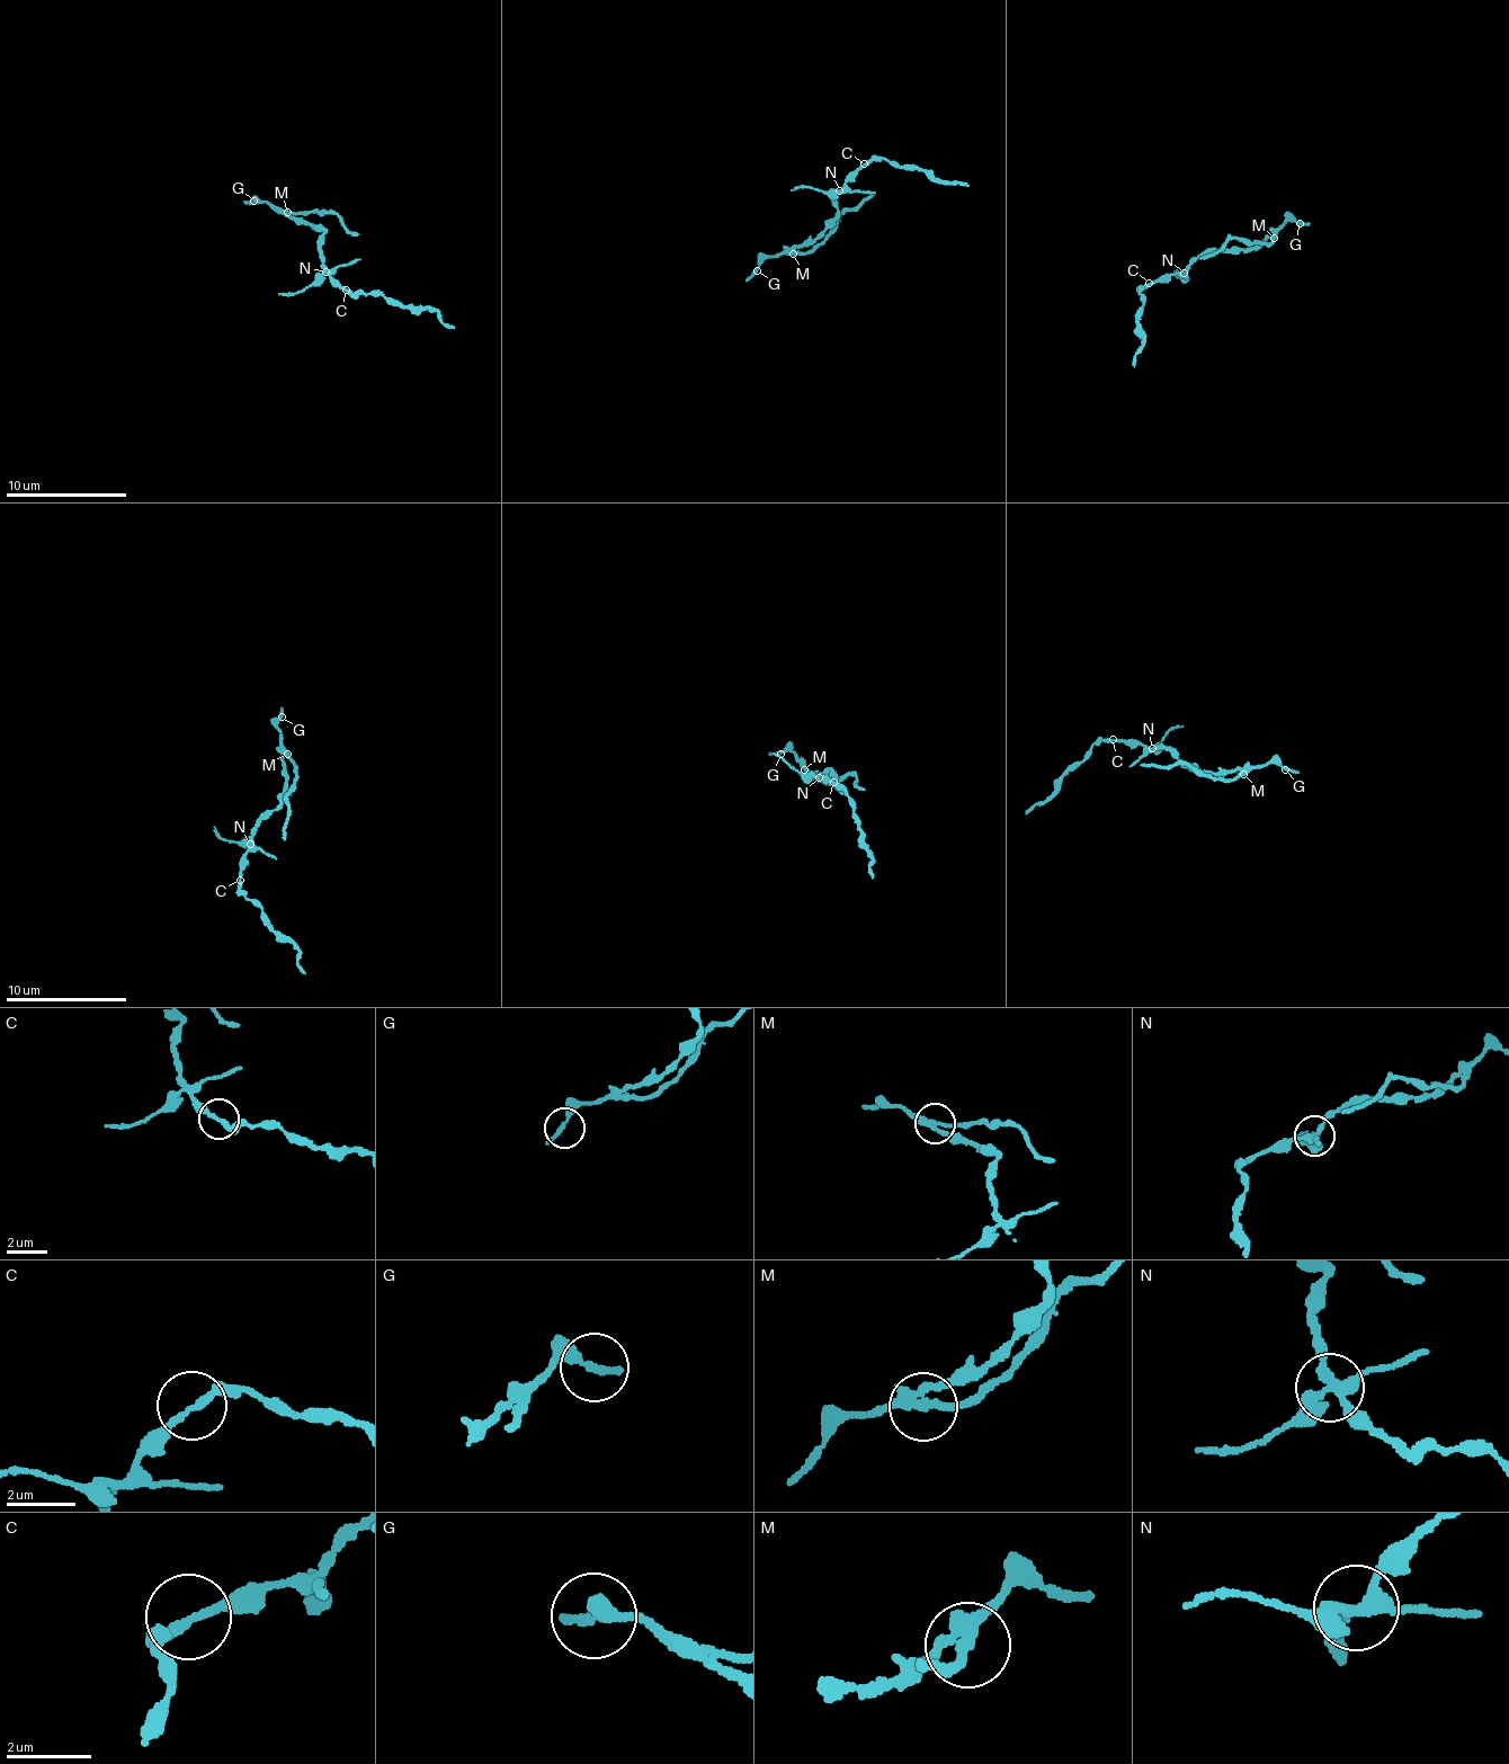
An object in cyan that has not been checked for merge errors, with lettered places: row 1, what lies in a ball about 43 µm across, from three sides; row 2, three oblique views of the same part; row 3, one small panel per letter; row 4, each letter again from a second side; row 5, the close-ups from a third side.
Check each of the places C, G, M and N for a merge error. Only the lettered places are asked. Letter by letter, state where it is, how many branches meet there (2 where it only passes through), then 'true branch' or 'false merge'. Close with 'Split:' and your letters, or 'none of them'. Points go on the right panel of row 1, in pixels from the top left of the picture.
C: at (1149, 283); 2 branches meet; true branch
G: at (1300, 223); 1 branches meet; true branch
M: at (1274, 238); 3 branches meet; false merge
N: at (1184, 273); 4 branches meet; true branch
Split: M

